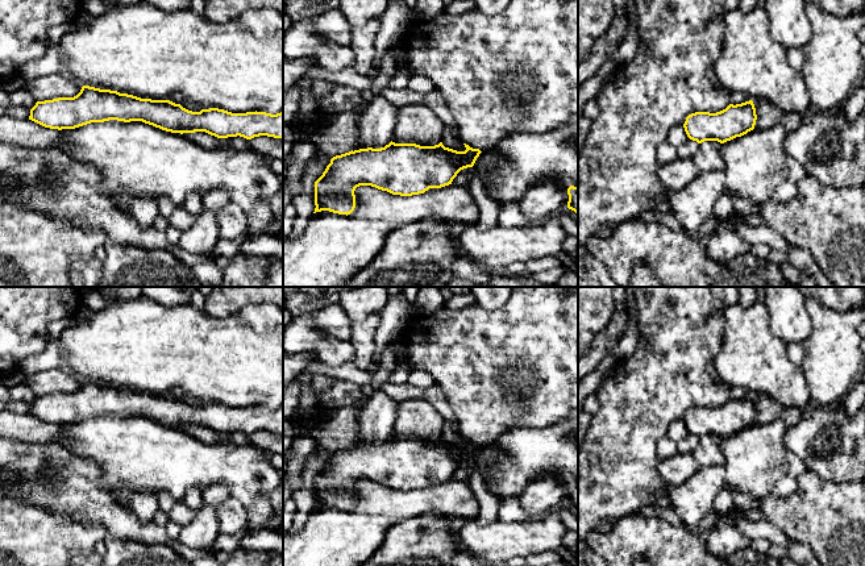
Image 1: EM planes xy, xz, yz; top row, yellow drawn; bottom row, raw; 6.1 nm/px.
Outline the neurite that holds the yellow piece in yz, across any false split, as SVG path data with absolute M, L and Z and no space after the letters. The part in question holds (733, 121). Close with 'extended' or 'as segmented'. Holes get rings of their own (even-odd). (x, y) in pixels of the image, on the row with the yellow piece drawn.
M749 100L736 105L729 104L725 109L716 113L691 113L686 117L683 128L687 137L698 143L704 141L724 143L753 130L756 120L754 104Z | as segmented

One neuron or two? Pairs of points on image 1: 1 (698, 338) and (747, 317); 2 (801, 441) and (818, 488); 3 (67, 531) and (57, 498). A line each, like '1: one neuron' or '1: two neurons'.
1: two neurons
2: two neurons
3: two neurons

